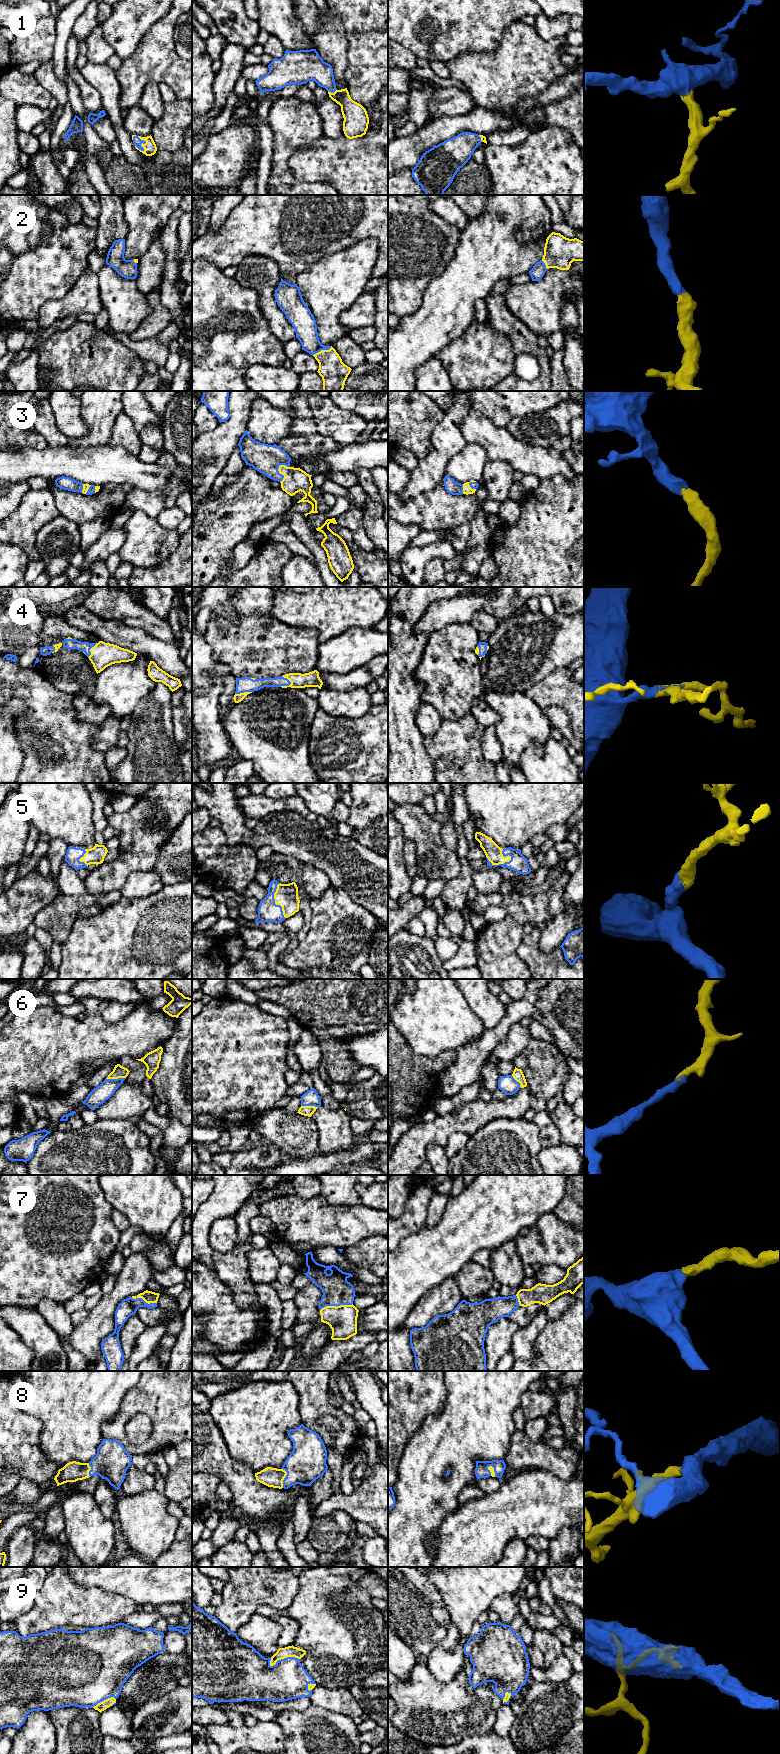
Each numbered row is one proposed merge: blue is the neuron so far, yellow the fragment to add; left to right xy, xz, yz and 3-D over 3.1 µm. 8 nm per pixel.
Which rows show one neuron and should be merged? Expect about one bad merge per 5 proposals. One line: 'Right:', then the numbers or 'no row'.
Right: 1, 2, 3, 4, 5, 6, 7, 8, 9

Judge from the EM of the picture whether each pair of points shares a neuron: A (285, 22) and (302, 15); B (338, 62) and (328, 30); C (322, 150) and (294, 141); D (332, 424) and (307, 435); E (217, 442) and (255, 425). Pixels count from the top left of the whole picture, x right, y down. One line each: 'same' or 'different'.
A: different
B: same
C: different
D: different
E: different

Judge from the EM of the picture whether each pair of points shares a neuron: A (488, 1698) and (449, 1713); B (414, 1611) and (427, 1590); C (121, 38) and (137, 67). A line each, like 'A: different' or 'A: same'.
A: same
B: different
C: different

